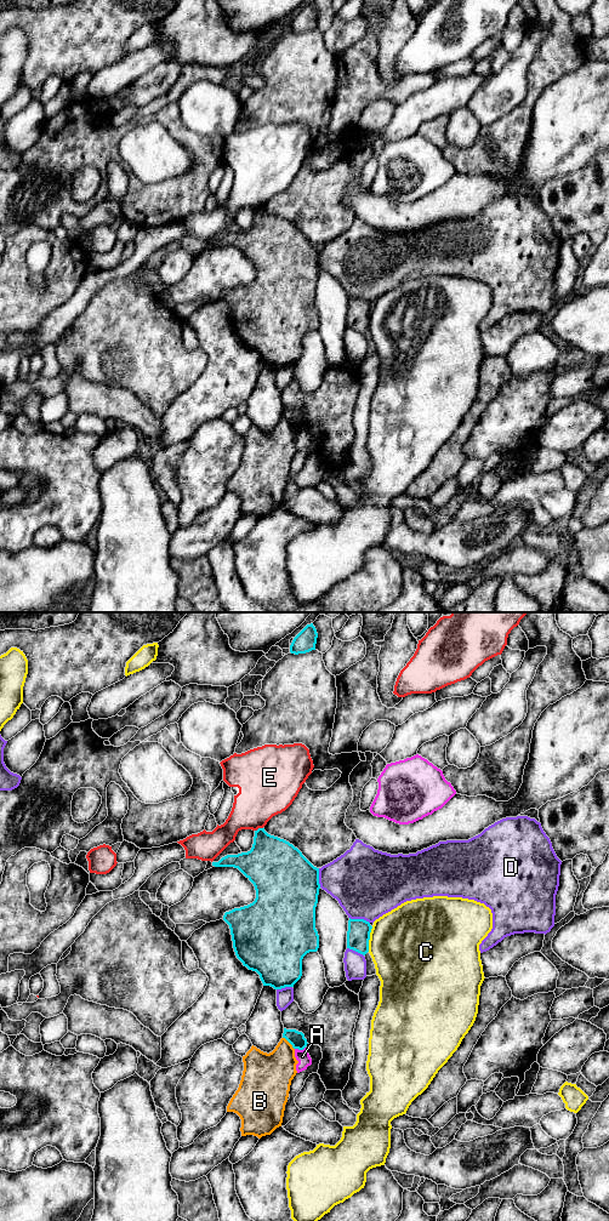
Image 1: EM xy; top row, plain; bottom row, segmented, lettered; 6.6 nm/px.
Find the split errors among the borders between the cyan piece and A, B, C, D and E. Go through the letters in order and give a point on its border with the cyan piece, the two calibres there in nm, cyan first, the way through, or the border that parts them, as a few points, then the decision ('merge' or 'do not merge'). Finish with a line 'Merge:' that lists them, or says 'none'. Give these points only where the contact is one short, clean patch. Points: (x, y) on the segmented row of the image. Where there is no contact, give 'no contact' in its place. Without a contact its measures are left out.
A: xy (300, 1049) | 100/90 nm | do not merge
B: xy (289, 1042) | 100/280 nm | along xy (283, 1037), (294, 1049) | do not merge
C: xy (369, 939) | 160/480 nm | do not merge
D: xy (359, 919) | 160/460 nm | do not merge
E: xy (259, 828) | 340/340 nm | do not merge
Merge: none

